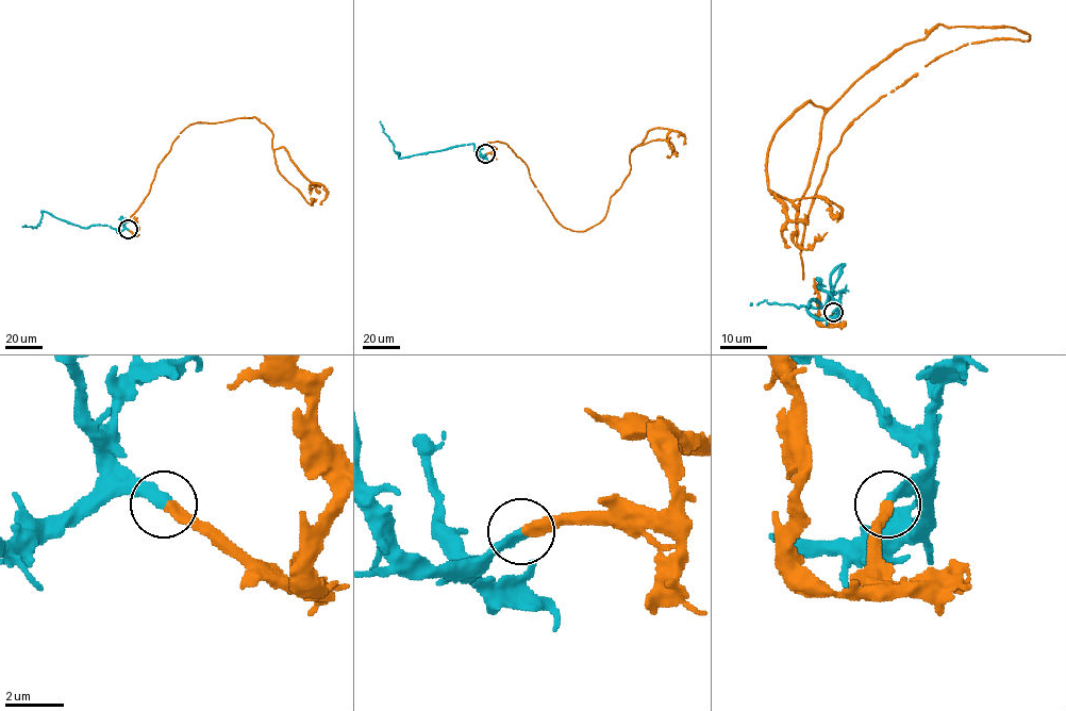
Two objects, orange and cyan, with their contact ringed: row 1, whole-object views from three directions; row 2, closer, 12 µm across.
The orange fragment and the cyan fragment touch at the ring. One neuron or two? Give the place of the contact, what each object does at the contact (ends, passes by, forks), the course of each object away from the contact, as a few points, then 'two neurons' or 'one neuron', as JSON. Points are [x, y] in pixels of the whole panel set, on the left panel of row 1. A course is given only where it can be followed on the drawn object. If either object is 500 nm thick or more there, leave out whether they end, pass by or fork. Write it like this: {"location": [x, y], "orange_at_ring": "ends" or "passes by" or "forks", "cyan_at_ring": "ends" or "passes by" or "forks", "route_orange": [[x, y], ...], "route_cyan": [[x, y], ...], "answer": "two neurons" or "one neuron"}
{"location": [128, 229], "orange_at_ring": "ends", "cyan_at_ring": "ends", "route_orange": [[128, 230], [137, 235], [156, 168], [198, 122], [255, 117], [316, 184], [310, 194]], "route_cyan": [[128, 230], [117, 232], [102, 225], [81, 227], [42, 211], [35, 228], [21, 227]], "answer": "one neuron"}

